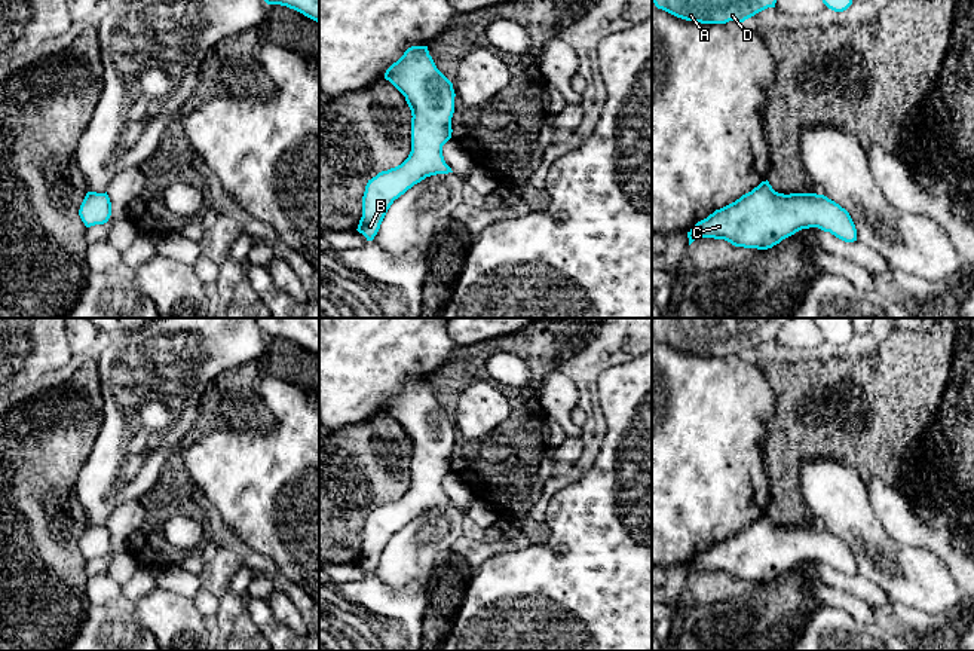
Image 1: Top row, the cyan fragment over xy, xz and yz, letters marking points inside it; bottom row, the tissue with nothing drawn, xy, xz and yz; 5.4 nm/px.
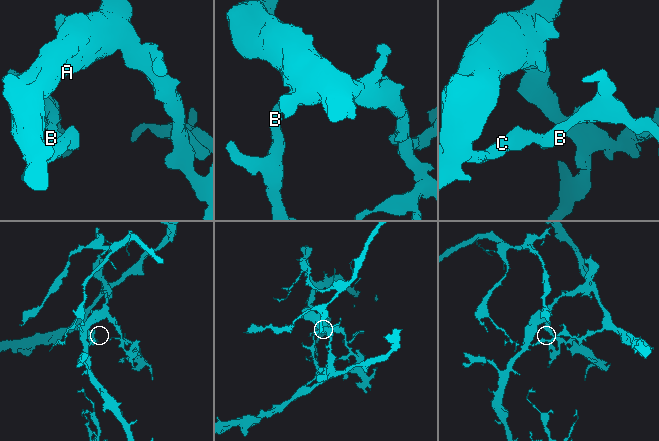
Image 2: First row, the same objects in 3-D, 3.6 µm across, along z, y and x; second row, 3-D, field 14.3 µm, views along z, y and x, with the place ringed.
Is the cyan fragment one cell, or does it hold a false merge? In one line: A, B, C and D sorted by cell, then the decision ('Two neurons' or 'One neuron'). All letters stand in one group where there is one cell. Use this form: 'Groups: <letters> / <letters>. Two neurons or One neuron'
Groups: A C D / B. Two neurons

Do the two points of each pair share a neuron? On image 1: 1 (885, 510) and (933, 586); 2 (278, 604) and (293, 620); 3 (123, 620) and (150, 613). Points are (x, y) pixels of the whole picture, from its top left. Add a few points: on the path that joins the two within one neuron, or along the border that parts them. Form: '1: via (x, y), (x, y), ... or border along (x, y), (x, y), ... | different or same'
1: border along (879, 523), (896, 540), (927, 547), (940, 558) | different
2: via (282, 608), (290, 616) | same
3: border along (135, 613), (137, 619), (153, 635) | different

